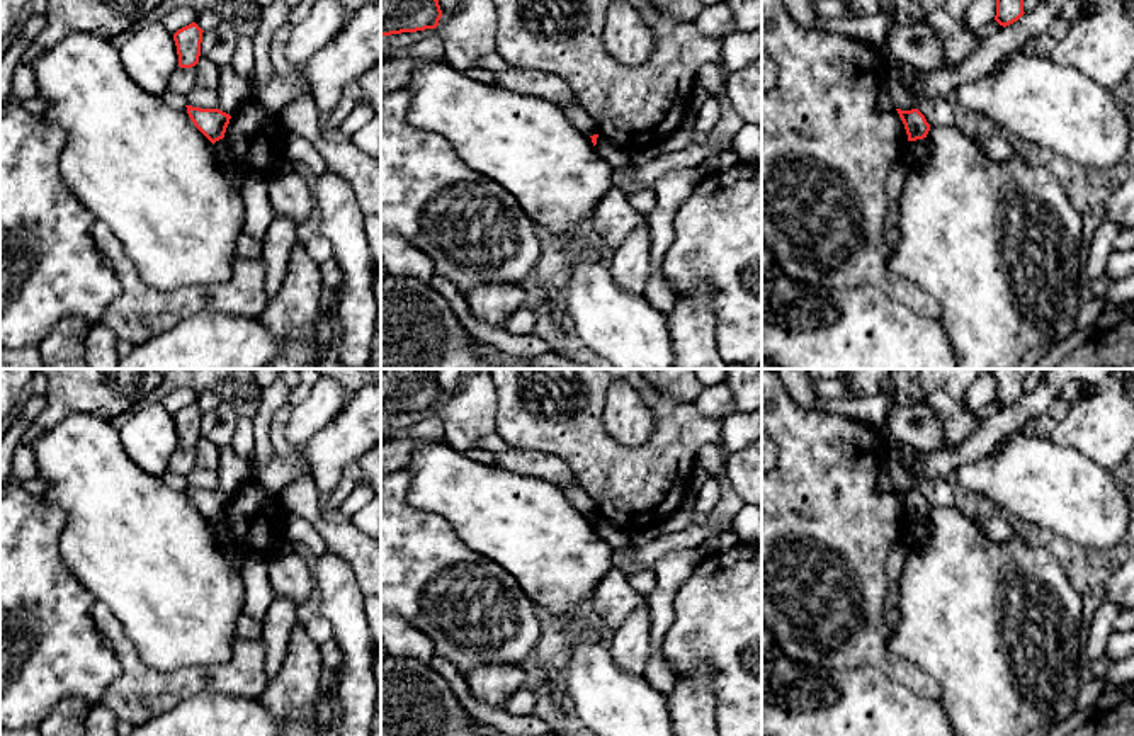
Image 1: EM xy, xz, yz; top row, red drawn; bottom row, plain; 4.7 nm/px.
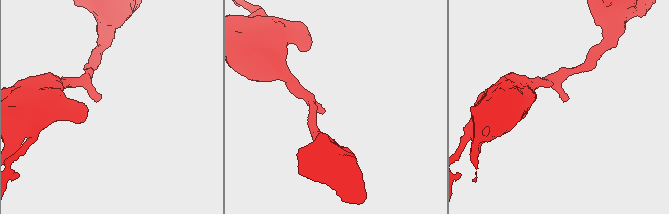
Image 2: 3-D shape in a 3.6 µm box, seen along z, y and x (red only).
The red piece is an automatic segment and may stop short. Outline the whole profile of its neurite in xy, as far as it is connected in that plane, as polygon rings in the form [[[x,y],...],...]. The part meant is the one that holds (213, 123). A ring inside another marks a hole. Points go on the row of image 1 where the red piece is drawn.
[[[185,105],[194,126],[214,144],[224,138],[231,116],[219,109]]]

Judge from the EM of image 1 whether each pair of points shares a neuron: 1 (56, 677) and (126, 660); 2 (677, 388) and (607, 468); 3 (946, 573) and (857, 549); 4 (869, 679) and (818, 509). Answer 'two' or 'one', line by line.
1: two
2: two
3: two
4: two

